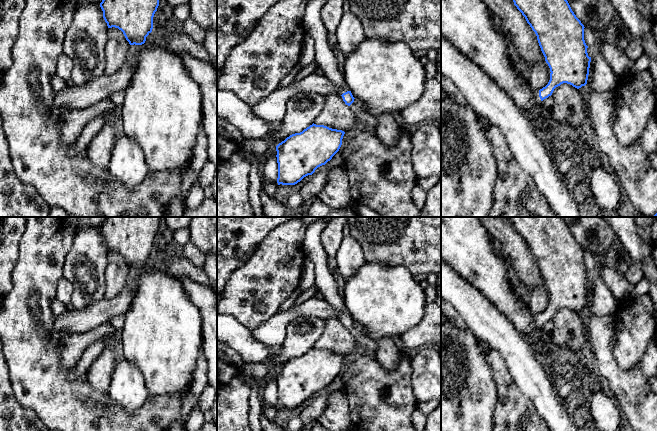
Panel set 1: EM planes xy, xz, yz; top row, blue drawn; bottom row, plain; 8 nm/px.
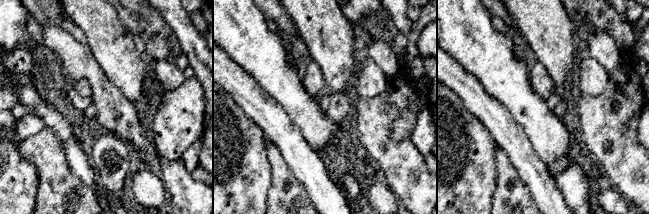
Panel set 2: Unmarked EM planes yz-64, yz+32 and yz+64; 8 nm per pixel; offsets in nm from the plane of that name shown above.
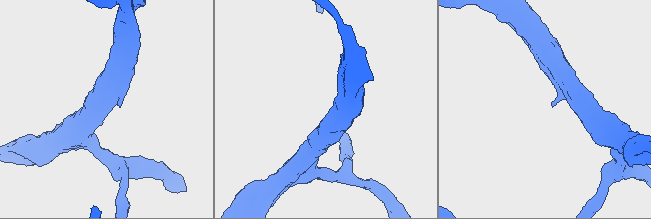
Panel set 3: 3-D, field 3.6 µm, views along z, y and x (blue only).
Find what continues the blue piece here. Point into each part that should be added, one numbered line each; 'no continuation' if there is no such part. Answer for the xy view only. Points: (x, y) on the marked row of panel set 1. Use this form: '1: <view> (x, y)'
no continuation

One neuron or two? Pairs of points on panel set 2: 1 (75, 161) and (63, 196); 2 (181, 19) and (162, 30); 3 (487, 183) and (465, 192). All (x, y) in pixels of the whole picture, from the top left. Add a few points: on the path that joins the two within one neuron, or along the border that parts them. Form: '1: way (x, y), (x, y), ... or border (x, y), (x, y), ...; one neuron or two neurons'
1: border (63, 150), (68, 168), (88, 188); two neurons
2: border (156, 10), (175, 33), (180, 47); two neurons
3: way (482, 183), (474, 183), (470, 187); one neuron

